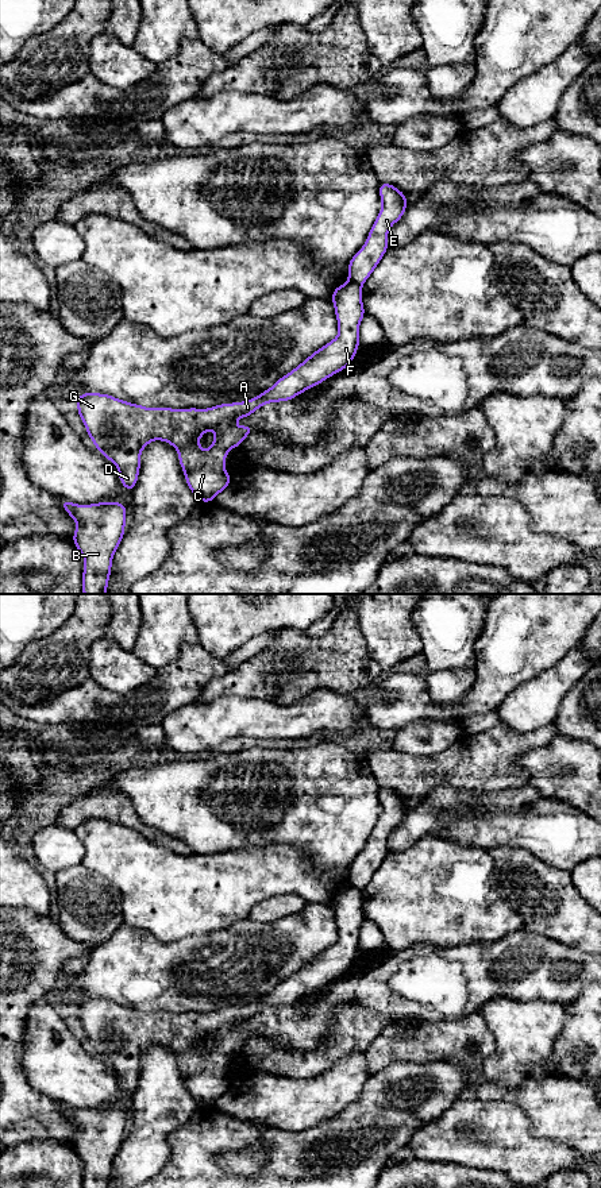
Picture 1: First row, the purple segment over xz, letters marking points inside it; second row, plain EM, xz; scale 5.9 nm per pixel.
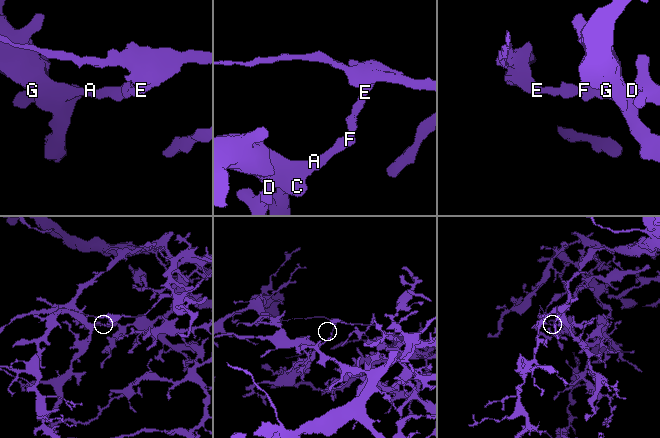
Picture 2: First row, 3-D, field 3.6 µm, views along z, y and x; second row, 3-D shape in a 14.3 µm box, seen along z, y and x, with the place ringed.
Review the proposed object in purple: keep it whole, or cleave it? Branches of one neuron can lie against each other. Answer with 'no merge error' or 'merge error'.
merge error

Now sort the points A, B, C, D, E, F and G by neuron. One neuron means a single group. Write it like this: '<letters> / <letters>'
A B C D F G / E

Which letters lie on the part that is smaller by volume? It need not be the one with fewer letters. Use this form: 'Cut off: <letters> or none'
Cut off: E

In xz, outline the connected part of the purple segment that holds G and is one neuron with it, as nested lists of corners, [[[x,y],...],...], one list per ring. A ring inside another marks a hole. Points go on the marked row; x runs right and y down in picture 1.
[[[347,281],[334,290],[331,300],[338,319],[338,336],[253,400],[209,409],[150,409],[108,394],[80,394],[77,413],[96,450],[116,464],[122,485],[128,491],[134,489],[140,452],[153,440],[163,440],[178,451],[186,483],[197,501],[212,502],[231,482],[224,466],[228,451],[240,447],[253,432],[250,425],[236,427],[235,421],[265,404],[294,398],[352,362],[359,346],[359,324],[365,316],[362,285]],[[208,429],[215,431],[215,439],[204,451],[199,439]]]

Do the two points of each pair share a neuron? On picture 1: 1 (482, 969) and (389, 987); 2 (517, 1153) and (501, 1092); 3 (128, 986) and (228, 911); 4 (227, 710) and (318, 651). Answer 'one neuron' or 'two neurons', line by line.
1: one neuron
2: two neurons
3: two neurons
4: two neurons

